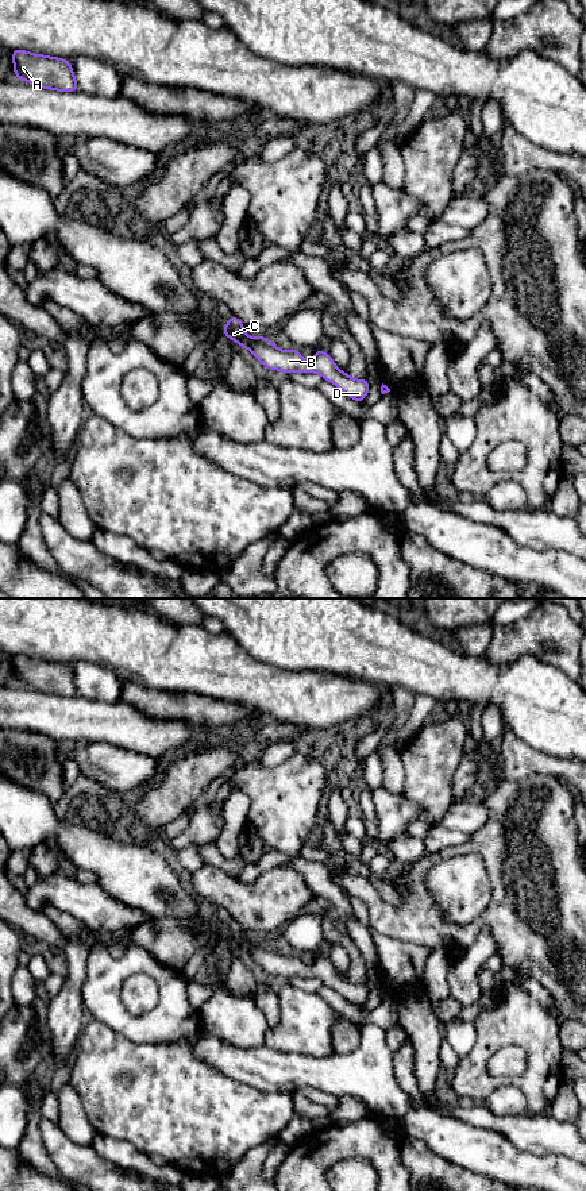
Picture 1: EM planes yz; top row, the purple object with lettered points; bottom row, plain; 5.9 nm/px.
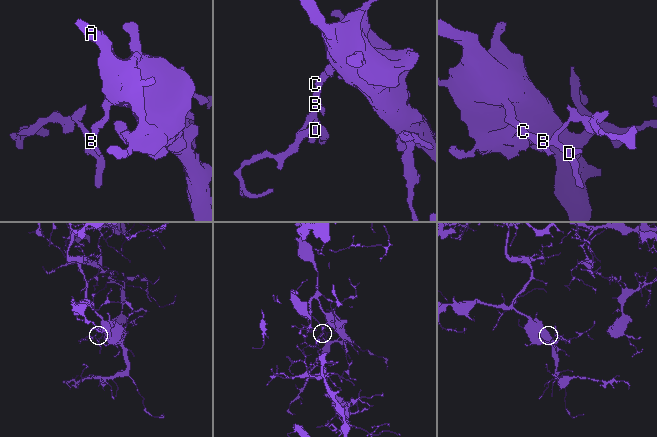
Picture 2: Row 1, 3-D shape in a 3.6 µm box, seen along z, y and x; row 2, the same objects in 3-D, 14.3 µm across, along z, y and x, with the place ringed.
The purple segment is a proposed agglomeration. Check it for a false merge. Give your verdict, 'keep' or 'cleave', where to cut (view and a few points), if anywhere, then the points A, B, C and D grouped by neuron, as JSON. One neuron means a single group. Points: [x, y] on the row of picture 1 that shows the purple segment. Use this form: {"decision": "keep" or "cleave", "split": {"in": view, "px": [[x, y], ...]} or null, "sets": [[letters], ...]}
{"decision": "keep", "split": null, "sets": [["A", "B", "C", "D"]]}

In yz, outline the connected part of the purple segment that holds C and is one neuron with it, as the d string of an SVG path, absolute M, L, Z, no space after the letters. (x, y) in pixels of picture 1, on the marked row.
M234 315L223 327L223 334L231 340L235 340L243 348L250 350L262 365L270 370L285 371L288 375L292 371L297 373L319 373L325 381L338 386L350 398L361 402L366 398L370 385L369 379L354 379L347 373L339 370L329 354L321 348L315 352L315 356L305 361L298 350L279 350L270 339L262 335L251 338L244 332L243 323Z

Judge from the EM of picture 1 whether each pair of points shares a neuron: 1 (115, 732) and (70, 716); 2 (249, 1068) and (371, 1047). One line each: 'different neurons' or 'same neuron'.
1: same neuron
2: same neuron

